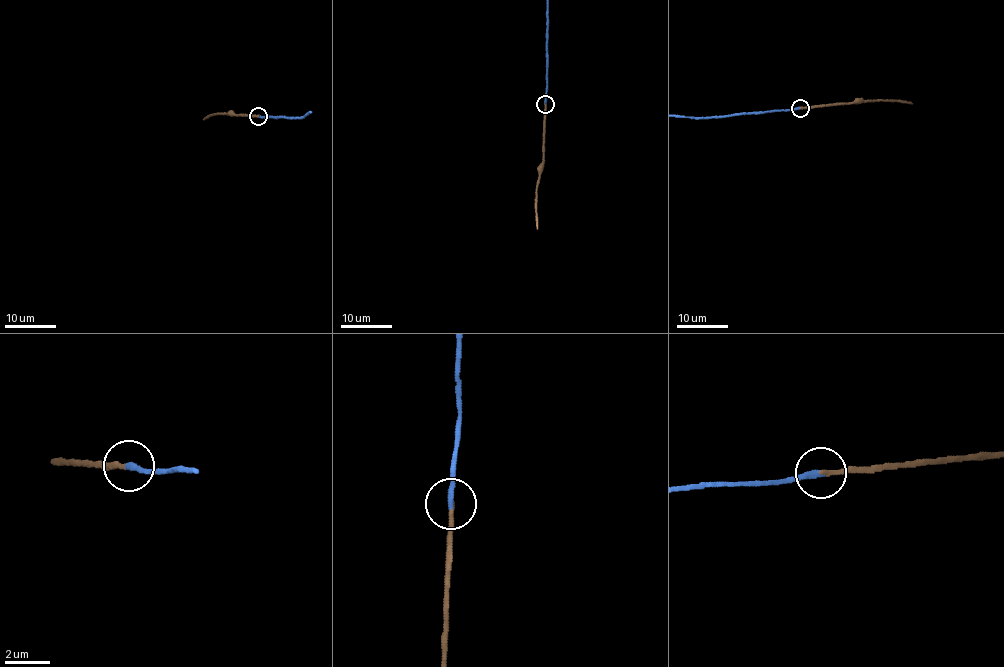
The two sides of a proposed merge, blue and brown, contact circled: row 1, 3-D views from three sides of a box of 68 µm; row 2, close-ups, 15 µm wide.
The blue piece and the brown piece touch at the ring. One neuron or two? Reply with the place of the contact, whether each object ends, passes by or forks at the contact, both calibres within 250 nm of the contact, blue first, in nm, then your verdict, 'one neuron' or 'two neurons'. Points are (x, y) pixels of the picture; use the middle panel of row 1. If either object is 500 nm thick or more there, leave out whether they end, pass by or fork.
at (545, 104); blue ends there; brown ends there; 280 nm thick on the blue side, 170 nm on the other; one neuron

